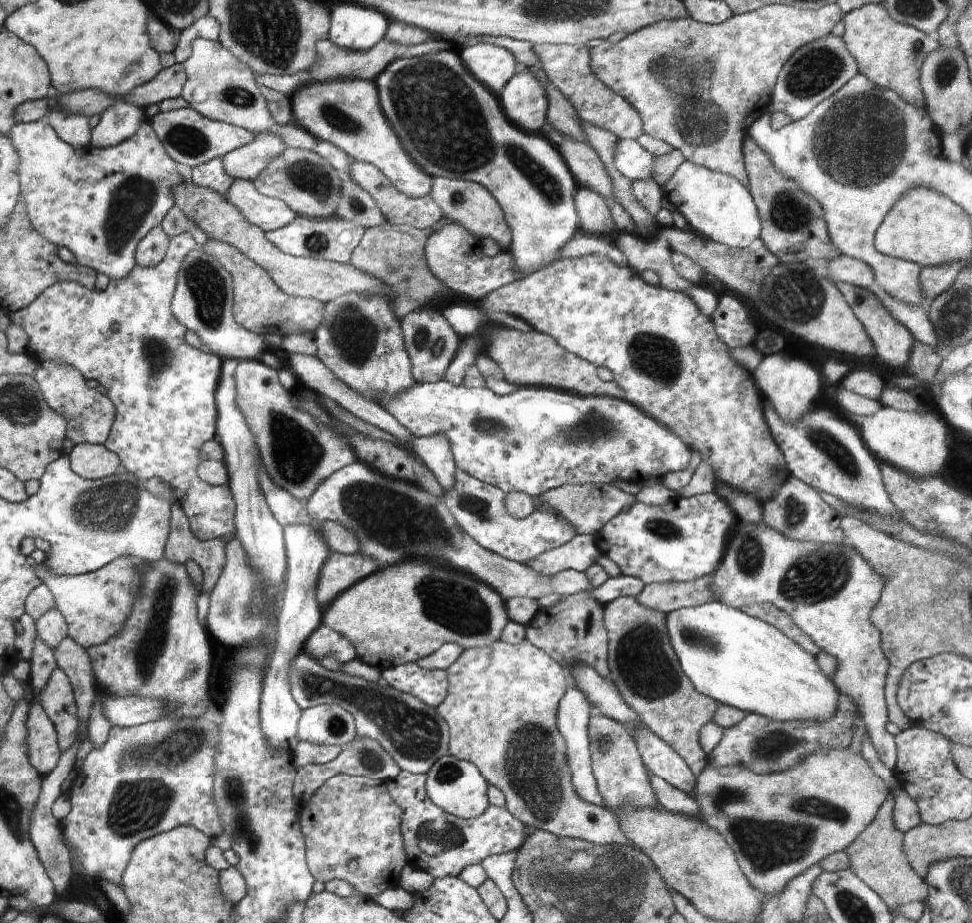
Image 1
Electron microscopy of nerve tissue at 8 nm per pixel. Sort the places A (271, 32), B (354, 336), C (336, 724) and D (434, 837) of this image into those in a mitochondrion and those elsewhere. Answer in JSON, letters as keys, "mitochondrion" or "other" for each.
{"A":"mitochondrion","B":"mitochondrion","C":"mitochondrion","D":"mitochondrion"}

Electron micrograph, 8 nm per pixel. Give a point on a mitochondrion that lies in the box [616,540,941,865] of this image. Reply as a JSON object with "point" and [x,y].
{"point":[811,578]}

